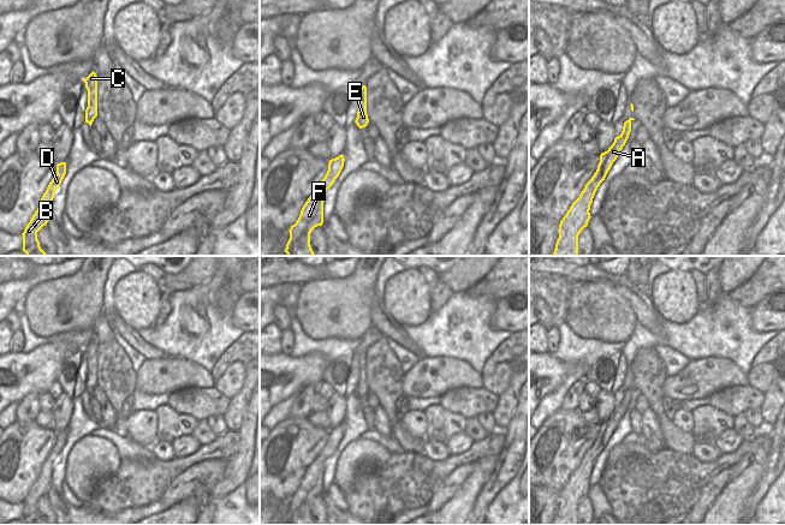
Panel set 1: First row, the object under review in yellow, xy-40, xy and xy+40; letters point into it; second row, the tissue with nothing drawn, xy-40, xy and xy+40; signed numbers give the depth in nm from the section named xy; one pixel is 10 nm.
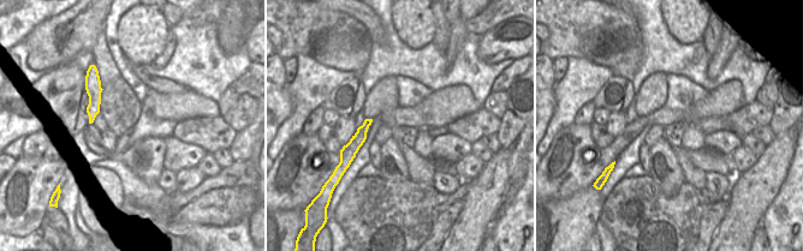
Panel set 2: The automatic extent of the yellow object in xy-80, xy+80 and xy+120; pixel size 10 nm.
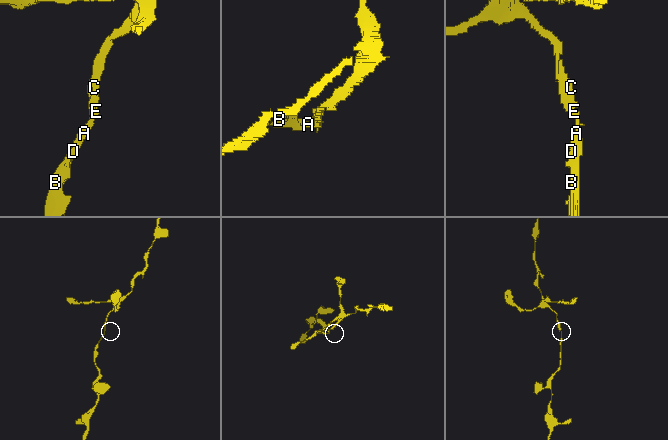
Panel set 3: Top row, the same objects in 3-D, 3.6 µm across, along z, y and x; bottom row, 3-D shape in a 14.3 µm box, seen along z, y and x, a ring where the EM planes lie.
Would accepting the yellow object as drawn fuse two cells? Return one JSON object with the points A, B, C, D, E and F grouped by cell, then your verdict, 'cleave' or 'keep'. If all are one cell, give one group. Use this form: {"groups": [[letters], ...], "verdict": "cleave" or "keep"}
{"groups": [["A", "B", "C", "D", "E", "F"]], "verdict": "keep"}

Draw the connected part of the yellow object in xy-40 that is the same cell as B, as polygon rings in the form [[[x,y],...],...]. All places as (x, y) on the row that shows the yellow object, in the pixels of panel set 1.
[[[66,162],[57,165],[57,174],[49,183],[46,192],[41,198],[41,203],[32,215],[30,222],[26,225],[23,234],[23,251],[26,256],[48,256],[40,246],[37,232],[47,225],[52,216],[52,201],[55,190],[60,186],[66,174]]]

